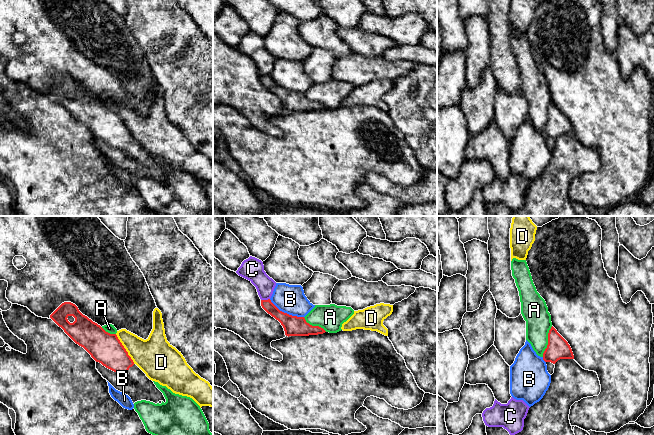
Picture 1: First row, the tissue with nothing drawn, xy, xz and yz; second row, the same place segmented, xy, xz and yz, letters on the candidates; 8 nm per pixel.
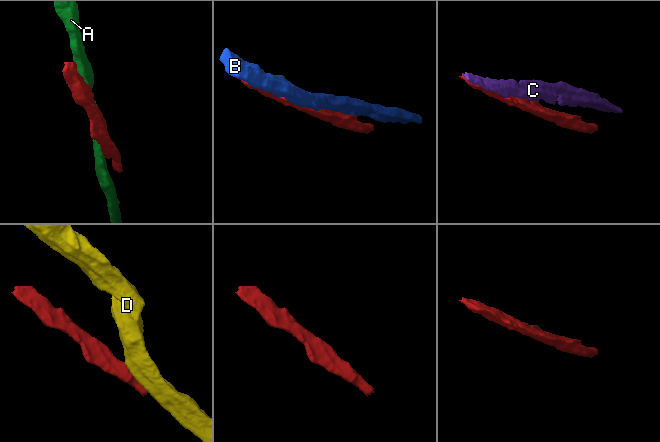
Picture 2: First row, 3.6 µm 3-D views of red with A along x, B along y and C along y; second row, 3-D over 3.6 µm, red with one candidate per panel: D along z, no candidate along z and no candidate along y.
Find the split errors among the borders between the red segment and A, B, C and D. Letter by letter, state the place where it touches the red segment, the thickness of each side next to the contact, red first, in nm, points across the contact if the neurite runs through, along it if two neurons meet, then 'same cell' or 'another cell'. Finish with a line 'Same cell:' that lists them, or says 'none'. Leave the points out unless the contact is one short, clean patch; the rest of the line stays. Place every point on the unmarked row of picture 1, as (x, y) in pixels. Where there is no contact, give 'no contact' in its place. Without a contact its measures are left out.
A: yz (548, 117) | 180/200 nm | another cell
B: xz (286, 89) | 160/240 nm | another cell
C: xz (265, 76) | 110/160 nm | another cell
D: xy (125, 125) | 260/300 nm | another cell
Same cell: none

